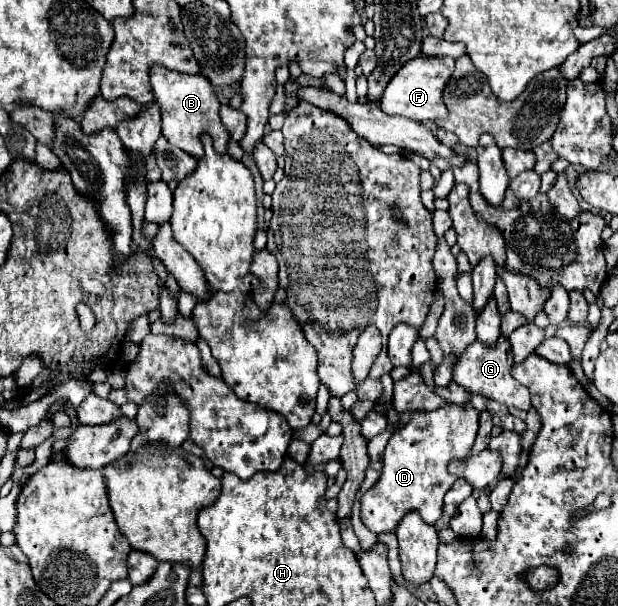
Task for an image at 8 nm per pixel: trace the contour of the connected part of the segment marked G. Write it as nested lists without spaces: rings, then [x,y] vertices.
[[[501,336],[499,342],[493,348],[487,348],[481,342],[473,342],[467,348],[467,352],[457,358],[453,380],[459,386],[463,386],[469,392],[469,396],[481,394],[487,400],[495,400],[495,402],[505,404],[505,406],[515,406],[515,408],[521,408],[521,410],[529,410],[531,408],[529,390],[511,376],[511,366],[513,366],[511,346],[509,346],[505,336]]]

